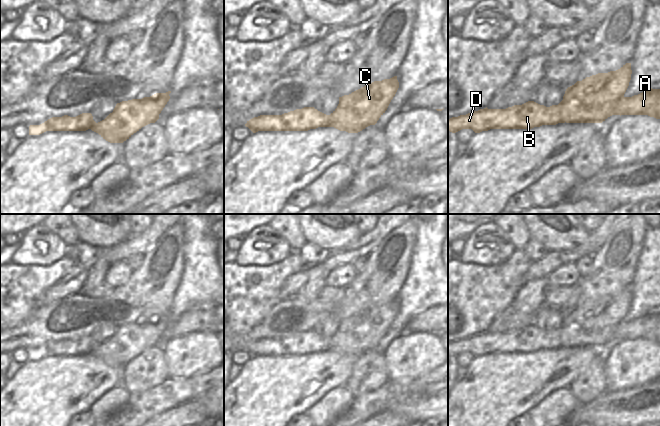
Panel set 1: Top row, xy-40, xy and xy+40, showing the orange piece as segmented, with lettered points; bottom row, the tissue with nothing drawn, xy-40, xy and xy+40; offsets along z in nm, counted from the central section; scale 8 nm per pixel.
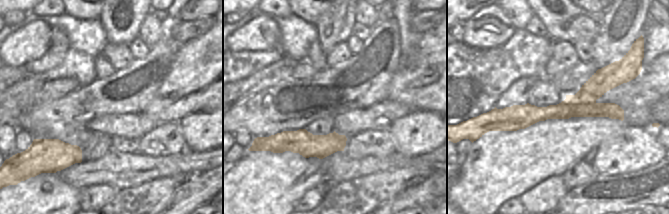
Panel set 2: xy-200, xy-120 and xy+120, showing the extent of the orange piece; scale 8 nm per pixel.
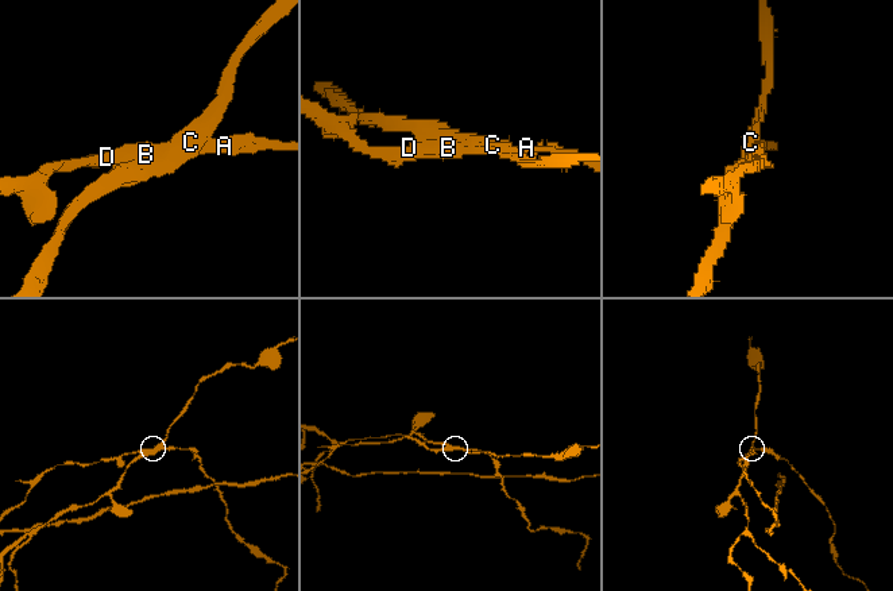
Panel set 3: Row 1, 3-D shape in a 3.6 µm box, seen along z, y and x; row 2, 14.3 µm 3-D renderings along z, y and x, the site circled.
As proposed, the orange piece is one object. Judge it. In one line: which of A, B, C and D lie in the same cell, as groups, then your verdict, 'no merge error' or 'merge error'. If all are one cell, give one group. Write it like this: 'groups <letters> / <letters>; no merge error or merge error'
groups A B D / C; merge error

